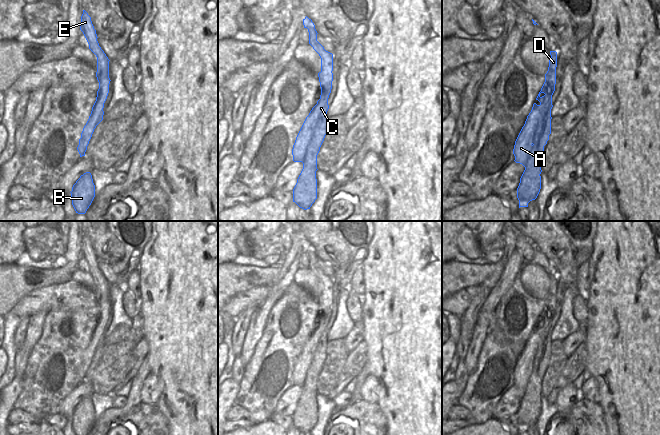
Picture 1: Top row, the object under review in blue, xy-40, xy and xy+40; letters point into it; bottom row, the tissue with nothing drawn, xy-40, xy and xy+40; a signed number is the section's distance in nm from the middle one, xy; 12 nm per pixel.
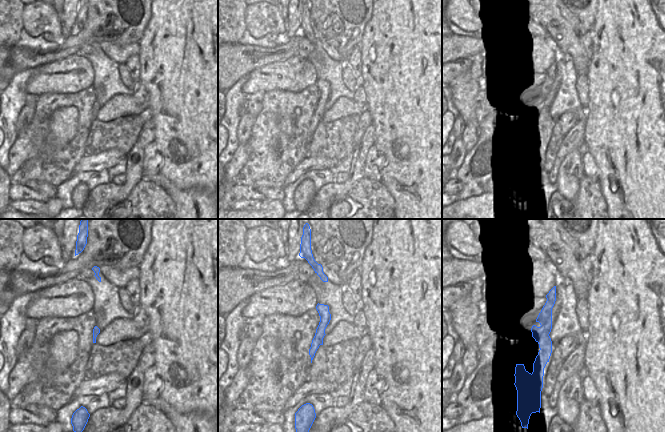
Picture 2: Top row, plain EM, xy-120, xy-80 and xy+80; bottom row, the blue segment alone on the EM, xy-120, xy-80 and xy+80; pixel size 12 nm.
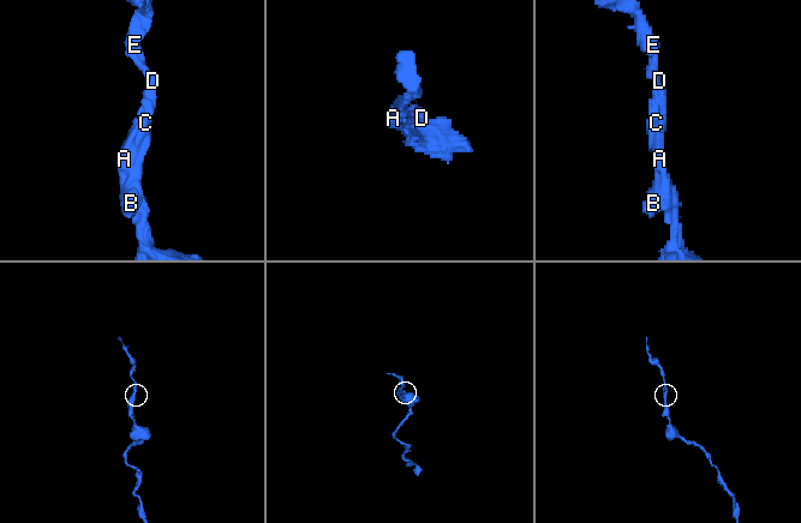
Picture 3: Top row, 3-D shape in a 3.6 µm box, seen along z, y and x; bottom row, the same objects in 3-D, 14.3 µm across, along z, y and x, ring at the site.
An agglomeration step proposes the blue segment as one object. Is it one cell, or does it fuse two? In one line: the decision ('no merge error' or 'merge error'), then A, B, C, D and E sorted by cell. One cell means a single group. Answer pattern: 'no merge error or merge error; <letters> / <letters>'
merge error; A C D E / B

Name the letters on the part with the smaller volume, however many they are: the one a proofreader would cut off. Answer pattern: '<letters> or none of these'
B

